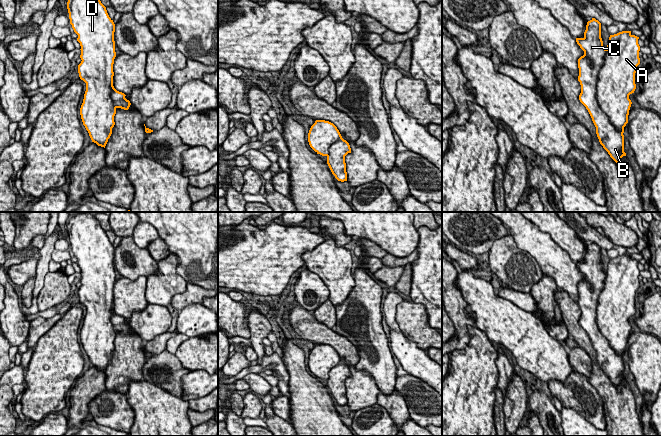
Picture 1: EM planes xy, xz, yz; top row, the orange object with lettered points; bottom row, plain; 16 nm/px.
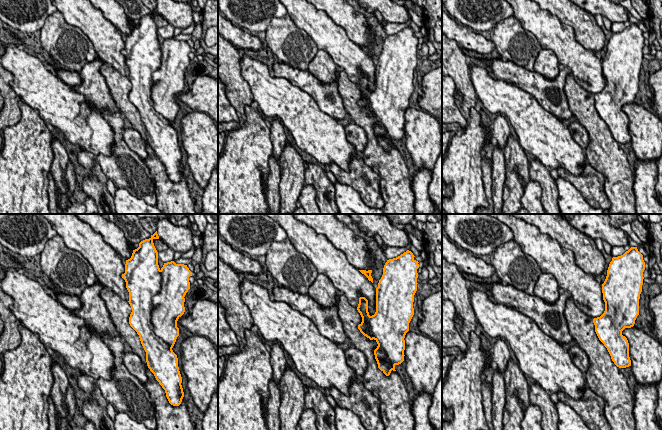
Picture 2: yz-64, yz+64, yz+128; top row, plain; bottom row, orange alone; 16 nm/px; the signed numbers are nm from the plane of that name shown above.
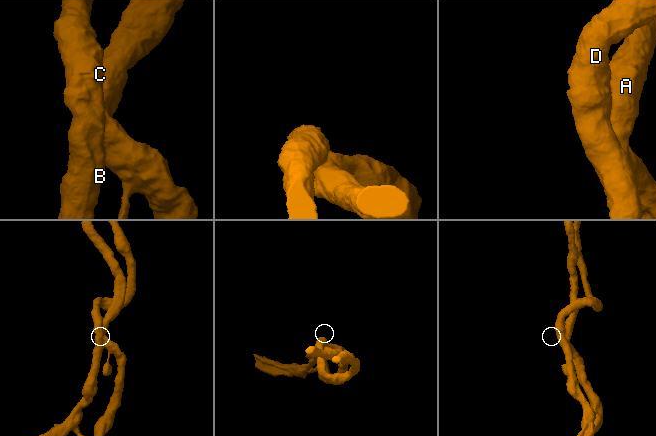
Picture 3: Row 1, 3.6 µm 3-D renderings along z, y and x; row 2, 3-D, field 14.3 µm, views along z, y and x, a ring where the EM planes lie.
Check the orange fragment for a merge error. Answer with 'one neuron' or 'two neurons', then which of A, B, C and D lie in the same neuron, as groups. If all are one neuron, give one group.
two neurons | A / B C D

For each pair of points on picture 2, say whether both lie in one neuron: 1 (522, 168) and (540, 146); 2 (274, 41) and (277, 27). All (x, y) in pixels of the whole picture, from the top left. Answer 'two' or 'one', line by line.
1: two
2: one

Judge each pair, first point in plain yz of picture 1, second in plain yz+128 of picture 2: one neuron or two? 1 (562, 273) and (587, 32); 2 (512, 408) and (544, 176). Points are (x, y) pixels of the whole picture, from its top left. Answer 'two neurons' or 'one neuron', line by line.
1: two neurons
2: two neurons

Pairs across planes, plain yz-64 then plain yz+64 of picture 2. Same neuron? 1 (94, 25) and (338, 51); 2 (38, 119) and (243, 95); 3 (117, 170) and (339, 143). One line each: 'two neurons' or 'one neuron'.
1: one neuron
2: two neurons
3: two neurons

